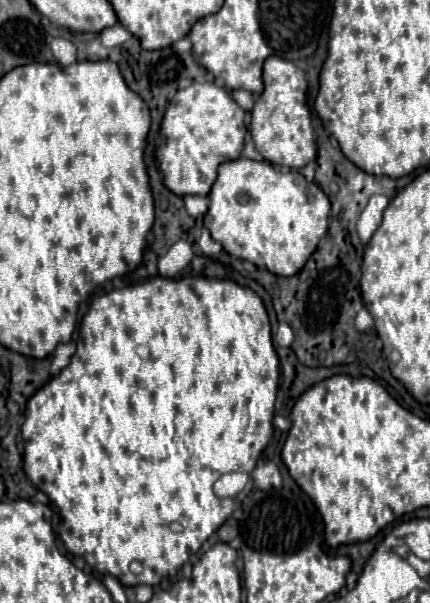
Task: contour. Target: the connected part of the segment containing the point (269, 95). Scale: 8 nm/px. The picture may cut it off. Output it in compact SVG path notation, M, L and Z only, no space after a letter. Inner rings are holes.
M272 56L264 62L264 92L256 98L250 120L250 134L256 144L256 150L270 164L300 170L308 162L316 160L318 146L314 138L306 90L306 74L298 66L278 56Z

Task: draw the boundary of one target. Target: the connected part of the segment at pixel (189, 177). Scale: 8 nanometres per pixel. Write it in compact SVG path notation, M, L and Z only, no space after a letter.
M192 82L188 88L178 90L162 120L166 146L158 158L164 172L164 184L178 196L208 196L216 180L218 166L240 158L246 136L244 118L246 112L214 82Z

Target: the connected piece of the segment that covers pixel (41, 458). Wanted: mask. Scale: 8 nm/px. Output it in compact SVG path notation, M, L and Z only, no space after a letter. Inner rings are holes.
M184 276L178 280L172 278L150 278L142 284L114 290L106 296L100 296L92 302L90 312L84 316L82 340L78 342L78 352L72 356L70 364L48 384L44 384L30 400L26 410L26 420L22 424L24 438L24 472L30 482L58 506L62 522L58 534L64 546L74 554L84 558L84 562L100 572L102 576L114 576L124 586L160 586L160 582L170 576L174 578L184 564L190 562L190 552L196 554L202 544L218 532L218 528L232 516L234 508L242 498L252 490L252 482L244 492L234 500L218 500L212 492L212 484L226 472L252 472L268 446L274 426L274 402L278 390L278 356L272 346L270 320L266 308L258 294L250 288L242 288L236 282L228 280L208 280L204 276ZM132 562L144 566L142 574L128 572Z

